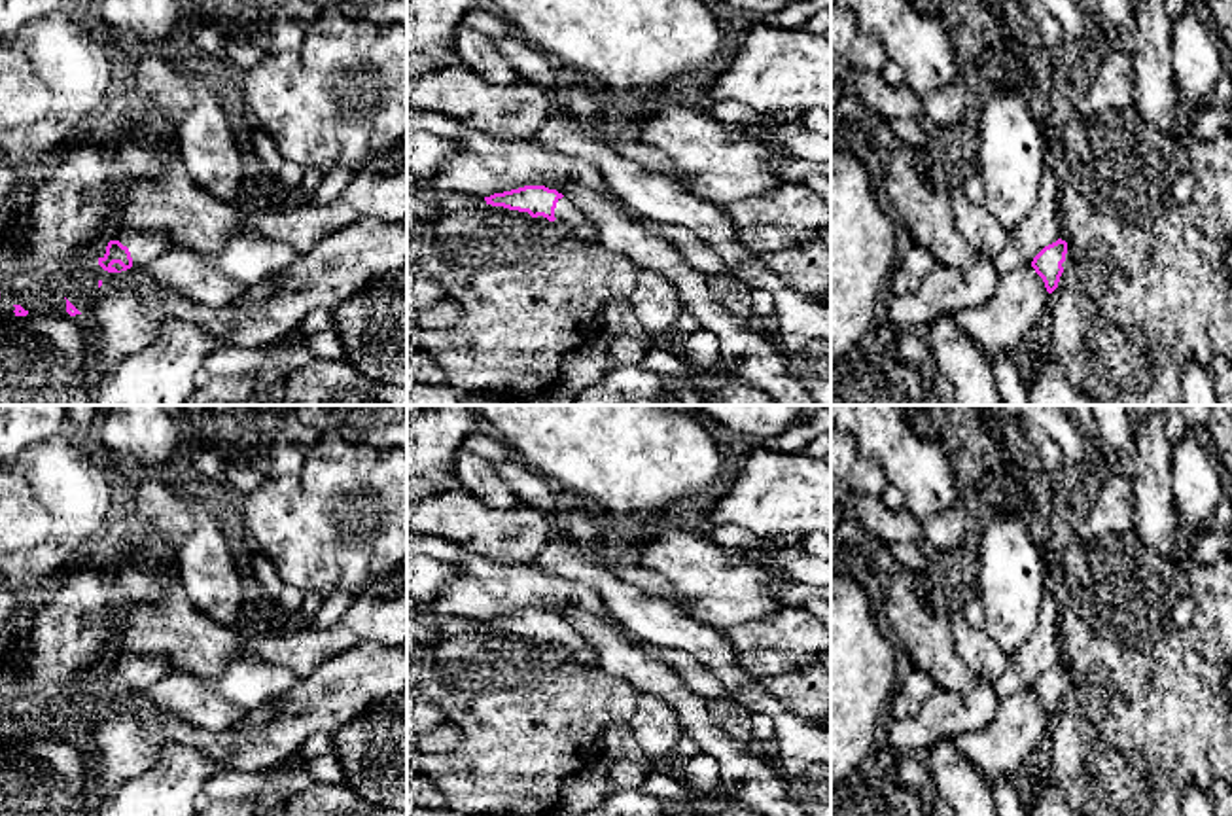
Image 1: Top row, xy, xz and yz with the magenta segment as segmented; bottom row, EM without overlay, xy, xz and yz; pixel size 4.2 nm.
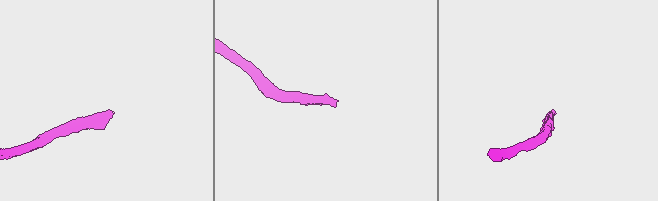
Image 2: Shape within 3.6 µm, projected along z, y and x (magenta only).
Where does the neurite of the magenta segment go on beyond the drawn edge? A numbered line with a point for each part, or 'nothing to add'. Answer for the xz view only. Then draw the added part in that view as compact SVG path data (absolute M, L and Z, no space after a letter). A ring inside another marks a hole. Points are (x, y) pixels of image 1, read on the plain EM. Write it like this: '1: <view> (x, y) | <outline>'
1: xz (566, 638) | M558 623L554 642L554 646L564 649L573 663L589 668L598 666L594 649L573 630L570 623Z

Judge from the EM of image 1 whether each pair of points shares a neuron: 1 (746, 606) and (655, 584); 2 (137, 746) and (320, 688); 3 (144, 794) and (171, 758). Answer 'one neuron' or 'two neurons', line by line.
1: two neurons
2: one neuron
3: one neuron

